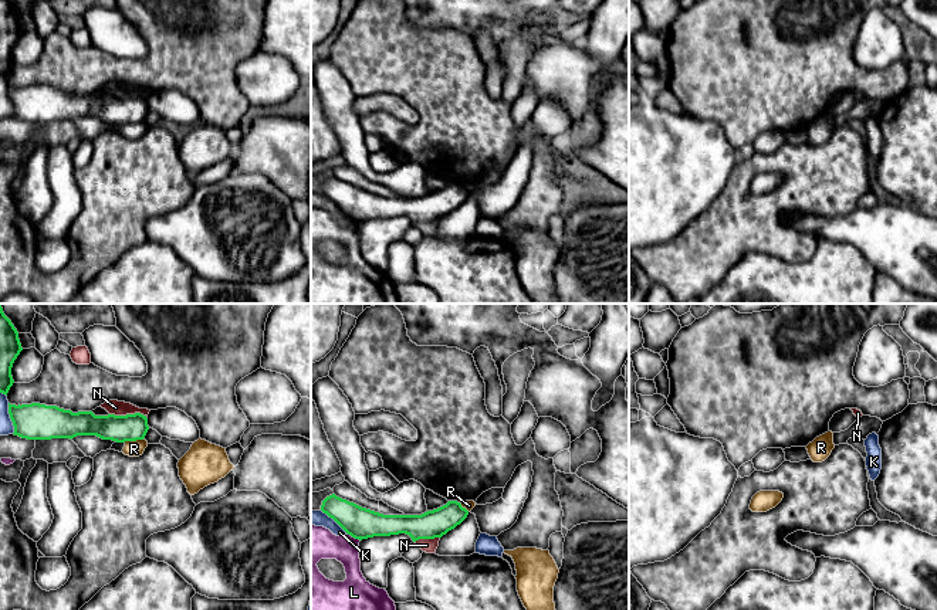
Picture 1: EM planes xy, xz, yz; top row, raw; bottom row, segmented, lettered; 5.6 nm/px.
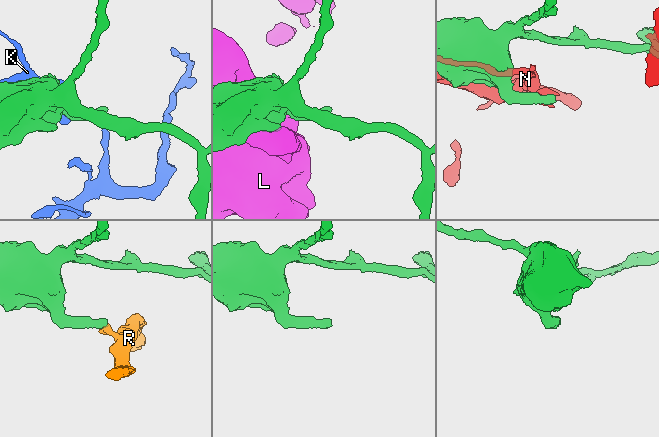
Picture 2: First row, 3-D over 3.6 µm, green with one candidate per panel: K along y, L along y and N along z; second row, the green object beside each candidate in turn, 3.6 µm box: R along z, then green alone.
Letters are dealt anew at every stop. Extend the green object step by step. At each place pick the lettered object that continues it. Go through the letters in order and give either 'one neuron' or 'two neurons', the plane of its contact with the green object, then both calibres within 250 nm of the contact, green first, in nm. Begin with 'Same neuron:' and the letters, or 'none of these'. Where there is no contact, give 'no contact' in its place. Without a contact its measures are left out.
Same neuron: none of these
K: two neurons; meets green in xz; 180 nm thick on the green side, 90 nm on the other
L: two neurons; meets green in xz; 180 nm thick on the green side, 200 nm on the other
N: two neurons; meets green in xy; 160 nm thick on the green side, 80 nm on the other
R: two neurons; meets green in xy; 160 nm thick on the green side, 100 nm on the other

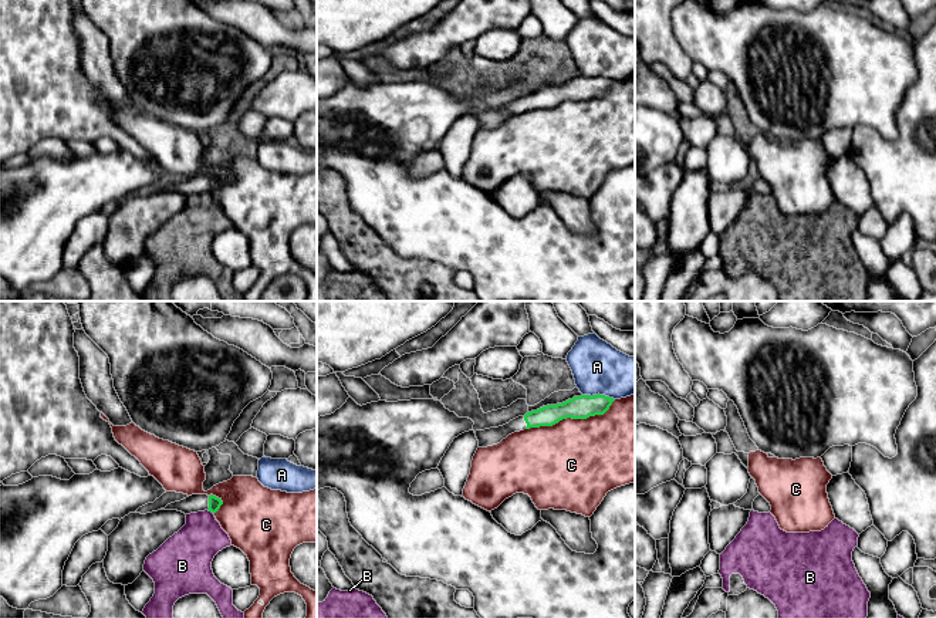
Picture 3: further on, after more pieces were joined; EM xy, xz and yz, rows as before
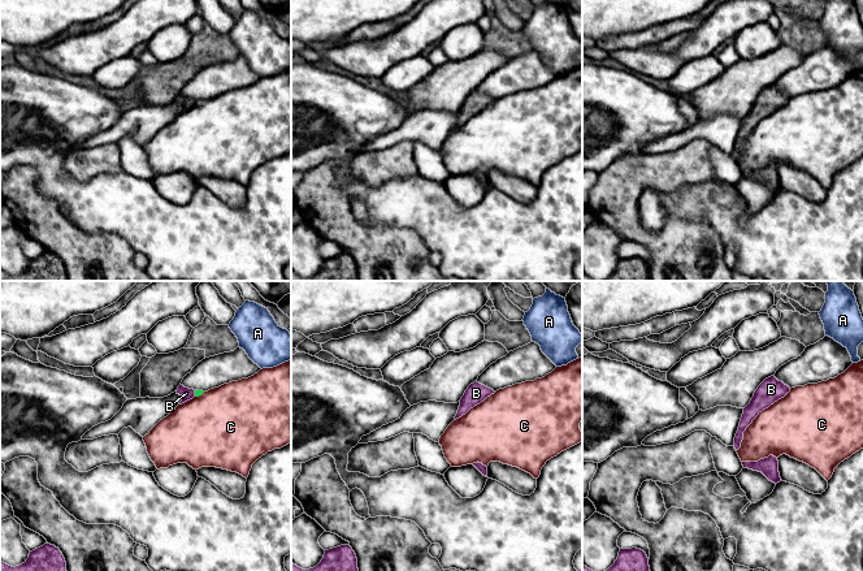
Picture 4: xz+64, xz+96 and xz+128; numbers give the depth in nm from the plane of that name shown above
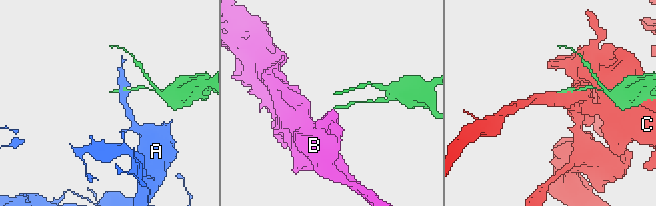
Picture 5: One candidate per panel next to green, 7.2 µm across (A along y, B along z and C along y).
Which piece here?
Same neuron: none of these
A: two neurons; meets green in xz; 130 nm thick on the green side, 280 nm on the other
B: two neurons; meets green in xy; 70 nm thick on the green side, 260 nm on the other
C: two neurons; meets green in xz; 130 nm thick on the green side, 480 nm on the other

